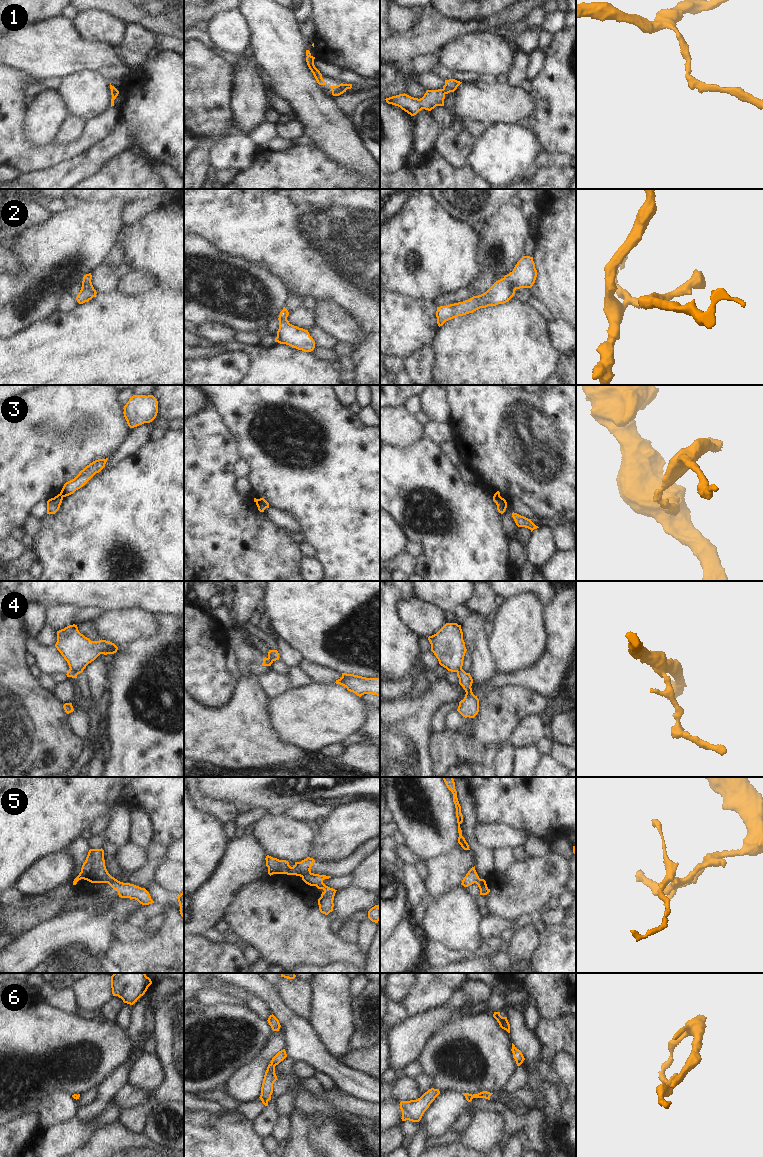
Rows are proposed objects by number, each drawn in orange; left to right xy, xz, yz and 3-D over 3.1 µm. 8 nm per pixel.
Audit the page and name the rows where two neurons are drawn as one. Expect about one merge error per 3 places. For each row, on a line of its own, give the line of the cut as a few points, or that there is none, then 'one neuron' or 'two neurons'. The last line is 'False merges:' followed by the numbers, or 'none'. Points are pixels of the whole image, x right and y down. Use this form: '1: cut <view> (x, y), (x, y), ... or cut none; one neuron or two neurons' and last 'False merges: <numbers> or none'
1: cut none; one neuron
2: cut none; one neuron
3: cut xy (59, 494), (62, 497); two neurons
4: cut xy (70, 668), (77, 674); two neurons
5: cut xz (310, 872), (301, 876); two neurons
6: cut none; one neuron
False merges: 3, 4, 5

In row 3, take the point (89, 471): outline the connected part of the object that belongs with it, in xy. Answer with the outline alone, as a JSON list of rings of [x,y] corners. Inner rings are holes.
[[[108,458],[98,459],[87,465],[74,479],[64,484],[60,495],[62,497],[69,496],[83,487],[96,473],[99,473],[105,467],[107,460]]]

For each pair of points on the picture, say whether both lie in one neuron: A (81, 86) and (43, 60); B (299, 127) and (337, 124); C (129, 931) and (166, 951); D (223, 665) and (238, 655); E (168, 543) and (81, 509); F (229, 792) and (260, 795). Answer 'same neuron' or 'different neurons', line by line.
A: different neurons
B: different neurons
C: different neurons
D: different neurons
E: same neuron
F: same neuron

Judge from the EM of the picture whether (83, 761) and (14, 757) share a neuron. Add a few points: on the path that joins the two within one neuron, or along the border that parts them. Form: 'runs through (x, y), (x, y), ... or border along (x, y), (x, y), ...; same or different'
border along (84, 741), (82, 752), (72, 766); different

